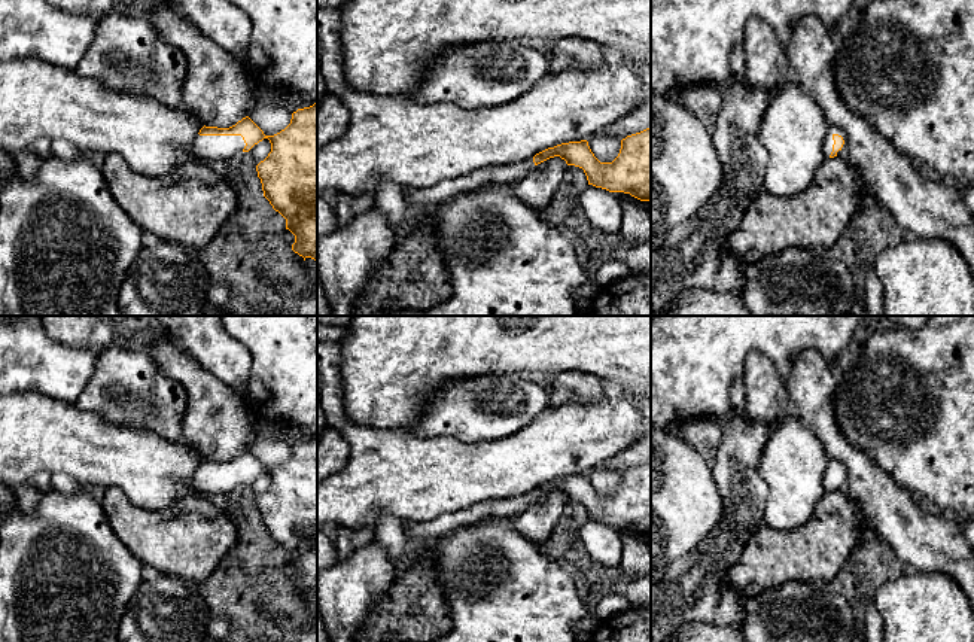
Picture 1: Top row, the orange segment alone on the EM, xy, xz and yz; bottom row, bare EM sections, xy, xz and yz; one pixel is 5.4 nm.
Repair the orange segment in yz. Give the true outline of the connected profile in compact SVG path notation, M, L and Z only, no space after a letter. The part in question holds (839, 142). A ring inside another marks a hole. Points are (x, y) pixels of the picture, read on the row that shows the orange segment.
M830 125L822 144L827 158L844 156L847 152L847 136L837 125Z

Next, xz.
M651 127L621 140L618 156L612 162L600 162L588 142L569 142L548 147L533 158L474 170L462 177L438 182L429 189L404 189L407 206L429 210L459 194L491 183L514 185L538 164L560 156L567 165L584 170L588 185L609 192L624 192L651 203Z

